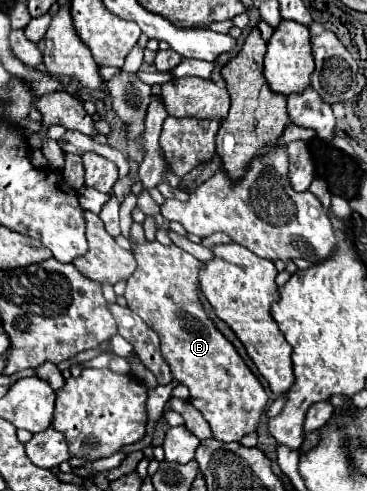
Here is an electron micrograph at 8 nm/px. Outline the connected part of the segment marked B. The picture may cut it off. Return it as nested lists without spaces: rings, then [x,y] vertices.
[[[130,192],[120,204],[120,230],[122,236],[130,240],[138,262],[136,272],[126,282],[124,298],[128,308],[132,308],[160,336],[160,352],[170,366],[174,380],[188,386],[190,404],[202,412],[212,428],[212,436],[222,442],[238,442],[244,434],[256,432],[258,420],[268,408],[268,396],[260,380],[252,374],[232,342],[226,340],[202,306],[198,274],[204,264],[174,244],[164,246],[158,240],[144,240],[142,244],[132,242],[130,212],[134,208],[136,196]]]

